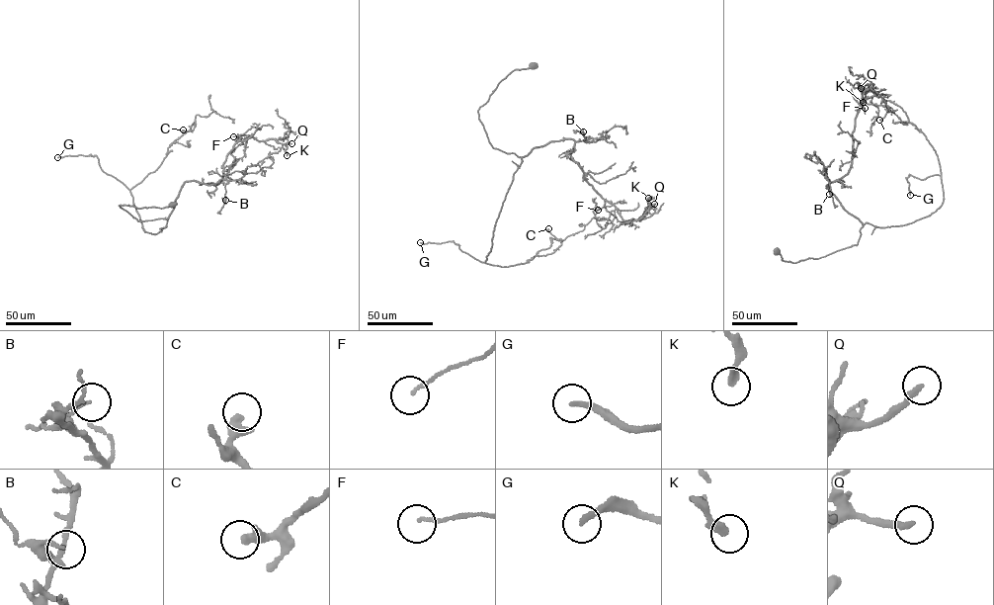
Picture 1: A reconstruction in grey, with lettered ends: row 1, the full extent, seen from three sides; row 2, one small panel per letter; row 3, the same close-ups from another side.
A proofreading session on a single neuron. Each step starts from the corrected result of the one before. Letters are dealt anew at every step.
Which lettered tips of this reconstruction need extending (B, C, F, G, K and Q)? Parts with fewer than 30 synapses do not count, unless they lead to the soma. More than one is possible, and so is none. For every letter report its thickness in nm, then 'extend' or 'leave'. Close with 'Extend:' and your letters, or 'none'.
B: calibre 130 nm; leave
C: calibre 440 nm; extend
F: calibre 100 nm; leave
G: calibre 200 nm; extend
K: calibre 280 nm; leave
Q: calibre 240 nm; extend
Extend: C, G, Q

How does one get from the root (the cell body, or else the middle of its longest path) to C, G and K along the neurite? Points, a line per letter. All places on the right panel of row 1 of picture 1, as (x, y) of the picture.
C: (777, 251), (820, 258), (858, 244), (866, 222), (907, 224), (942, 205), (926, 137), (888, 100), (879, 120)
G: (777, 251), (817, 259), (858, 244), (866, 222), (927, 216), (943, 202), (941, 176), (909, 174), (910, 195)
K: (777, 251), (794, 263), (858, 244), (863, 224), (828, 187), (851, 167), (855, 120), (872, 86), (863, 102)

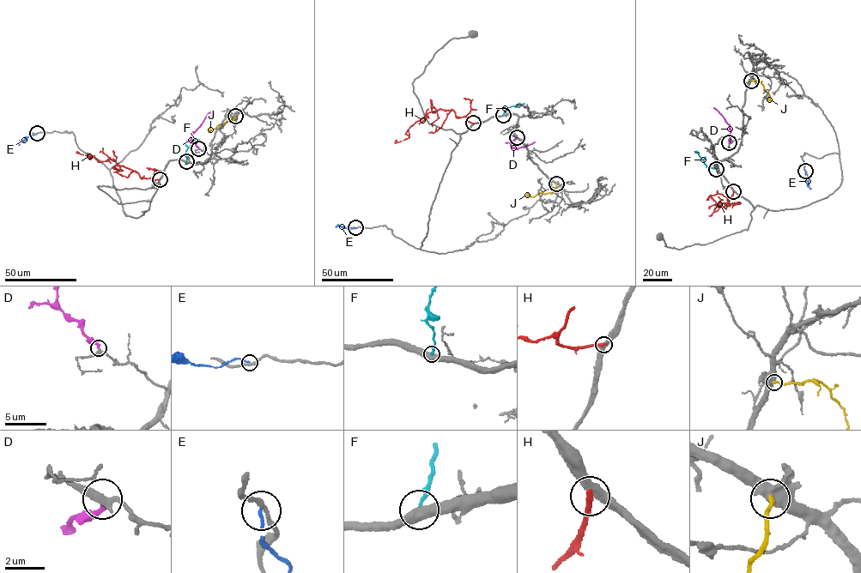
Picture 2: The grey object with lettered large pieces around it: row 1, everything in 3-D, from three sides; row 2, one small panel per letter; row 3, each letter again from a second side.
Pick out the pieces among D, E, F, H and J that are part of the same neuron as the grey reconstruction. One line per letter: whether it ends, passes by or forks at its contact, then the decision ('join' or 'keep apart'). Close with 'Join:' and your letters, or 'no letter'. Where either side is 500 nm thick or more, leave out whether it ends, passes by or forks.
D: it ends | keep apart
E: it ends | keep apart
F: keep apart
H: it ends | keep apart
J: keep apart
Join: no letter

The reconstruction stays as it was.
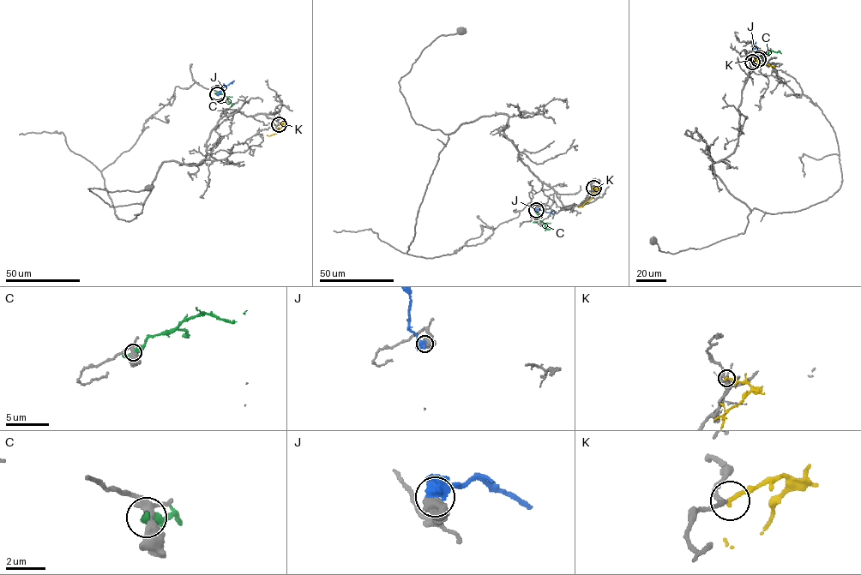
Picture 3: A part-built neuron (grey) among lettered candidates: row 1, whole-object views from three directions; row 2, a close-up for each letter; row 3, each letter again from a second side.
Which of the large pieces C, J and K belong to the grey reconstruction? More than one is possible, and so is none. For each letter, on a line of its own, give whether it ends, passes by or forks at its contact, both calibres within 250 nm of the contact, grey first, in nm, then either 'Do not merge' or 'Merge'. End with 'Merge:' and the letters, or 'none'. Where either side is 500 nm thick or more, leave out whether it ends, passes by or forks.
C: It passes by. Thickness 360 nm (grey) against 400 nm. Do not merge
J: Thickness 500 nm (grey) against 750 nm. Do not merge
K: It ends there. Thickness 200 nm (grey) against 240 nm. Merge
Merge: K

